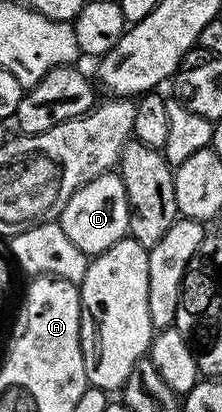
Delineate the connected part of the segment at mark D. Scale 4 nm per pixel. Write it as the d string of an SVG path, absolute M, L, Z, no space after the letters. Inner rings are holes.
M110 172L83 183L71 196L71 200L67 200L59 223L76 248L88 256L96 256L128 235L129 216L129 201L121 175Z

